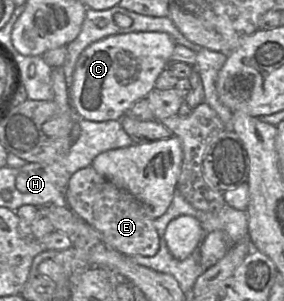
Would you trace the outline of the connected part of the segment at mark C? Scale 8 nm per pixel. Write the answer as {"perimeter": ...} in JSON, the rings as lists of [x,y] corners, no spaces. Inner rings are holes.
{"perimeter":[[[163,32],[113,35],[89,45],[77,60],[70,101],[74,111],[88,121],[121,120],[132,105],[155,89],[160,73],[168,67],[177,43]]]}

